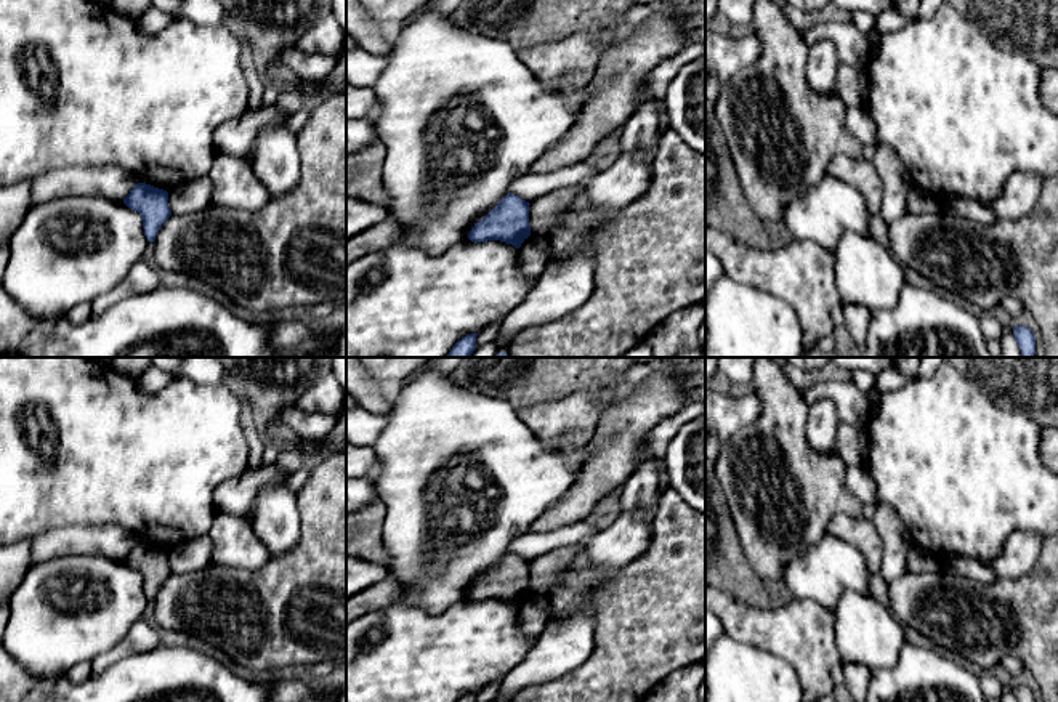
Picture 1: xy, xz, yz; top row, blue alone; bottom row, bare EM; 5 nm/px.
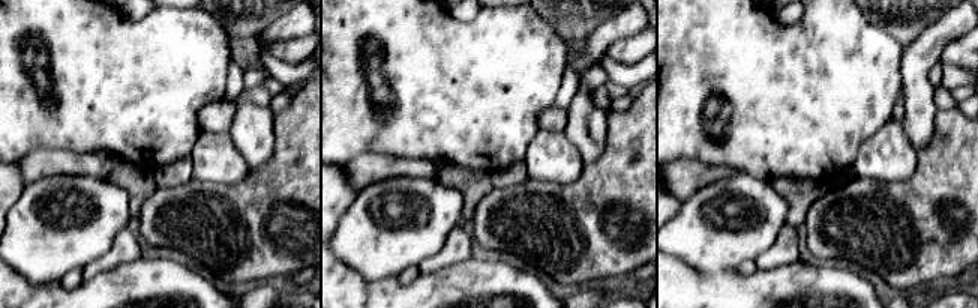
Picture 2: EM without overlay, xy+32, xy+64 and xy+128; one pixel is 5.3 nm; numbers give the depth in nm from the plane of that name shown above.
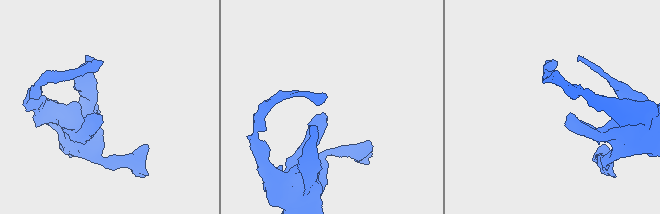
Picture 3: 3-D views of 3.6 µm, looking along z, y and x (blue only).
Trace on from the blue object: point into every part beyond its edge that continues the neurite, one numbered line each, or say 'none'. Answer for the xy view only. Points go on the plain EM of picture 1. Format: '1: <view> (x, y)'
none

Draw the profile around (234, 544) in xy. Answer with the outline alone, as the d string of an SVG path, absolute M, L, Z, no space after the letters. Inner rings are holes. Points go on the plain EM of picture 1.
M218 510L207 535L213 545L213 564L250 574L271 559L268 548L255 535L248 514L237 516Z

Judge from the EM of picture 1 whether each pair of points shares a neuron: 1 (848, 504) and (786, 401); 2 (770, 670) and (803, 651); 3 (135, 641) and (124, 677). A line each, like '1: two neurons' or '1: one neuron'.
1: one neuron
2: two neurons
3: two neurons

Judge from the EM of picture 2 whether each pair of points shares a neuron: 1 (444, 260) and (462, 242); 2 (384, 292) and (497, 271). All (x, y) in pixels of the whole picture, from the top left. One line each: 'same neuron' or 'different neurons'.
1: same neuron
2: same neuron

